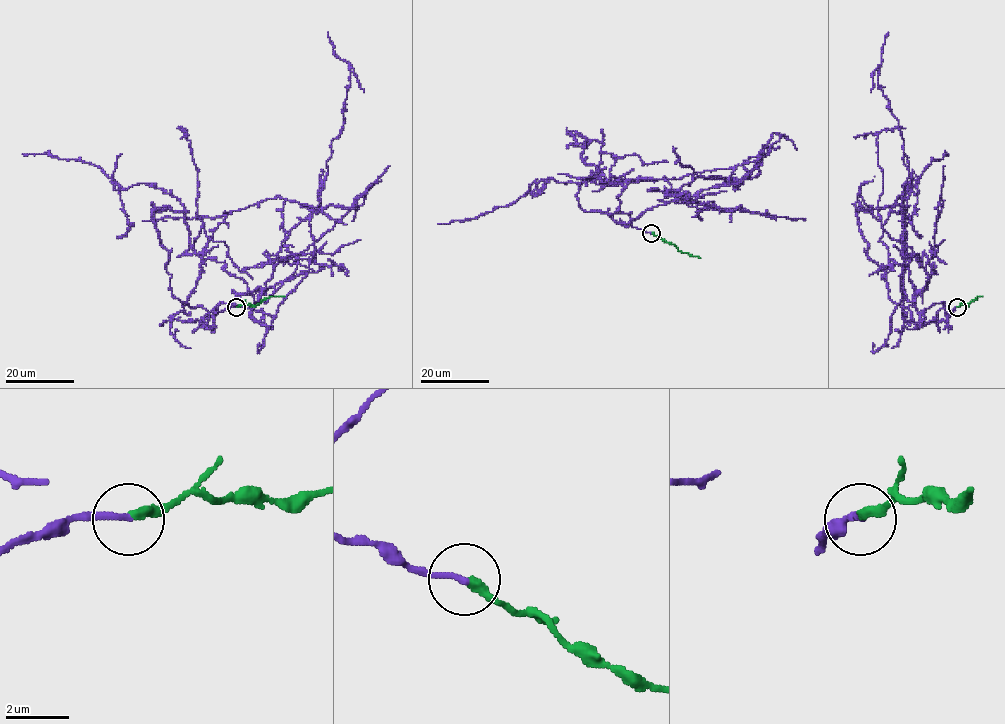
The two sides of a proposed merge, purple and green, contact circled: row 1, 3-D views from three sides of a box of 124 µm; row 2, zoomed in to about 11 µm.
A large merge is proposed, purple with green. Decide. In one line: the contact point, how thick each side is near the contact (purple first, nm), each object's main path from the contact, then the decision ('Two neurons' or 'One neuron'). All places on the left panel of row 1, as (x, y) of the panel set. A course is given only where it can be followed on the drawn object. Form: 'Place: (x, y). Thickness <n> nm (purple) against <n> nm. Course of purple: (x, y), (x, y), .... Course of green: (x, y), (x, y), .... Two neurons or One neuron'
Place: (236, 307). Thickness 190 nm (purple) against 320 nm. Course of purple: (236, 307), (205, 327), (209, 312), (183, 304), (227, 214), (276, 197), (319, 211), (350, 74), (328, 32). Course of green: (236, 307), (256, 305), (273, 296), (284, 296). Two neurons

